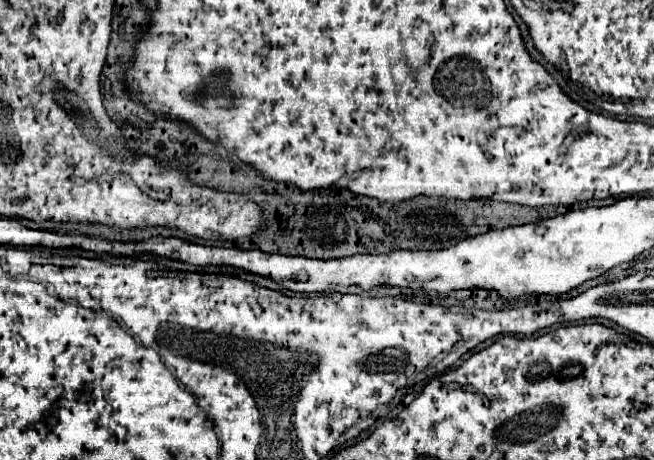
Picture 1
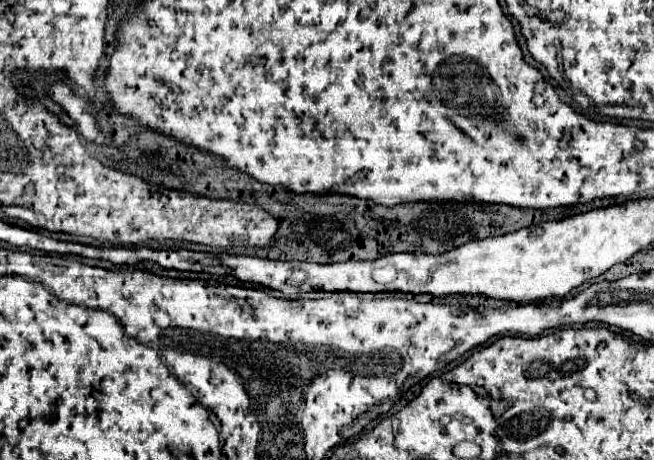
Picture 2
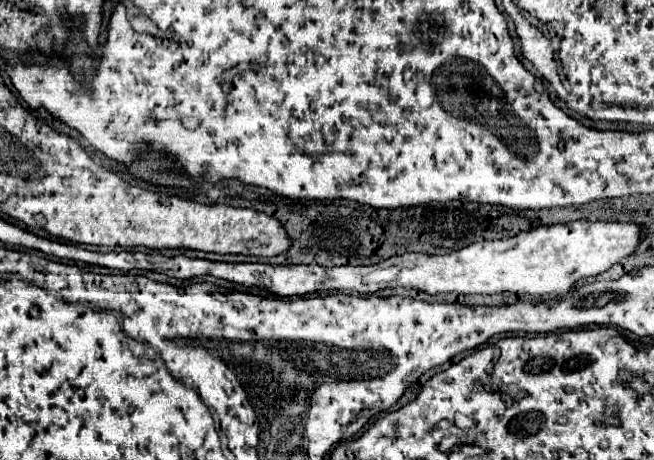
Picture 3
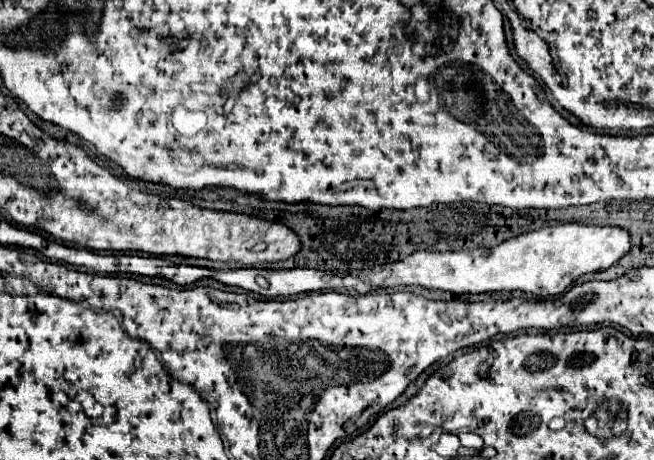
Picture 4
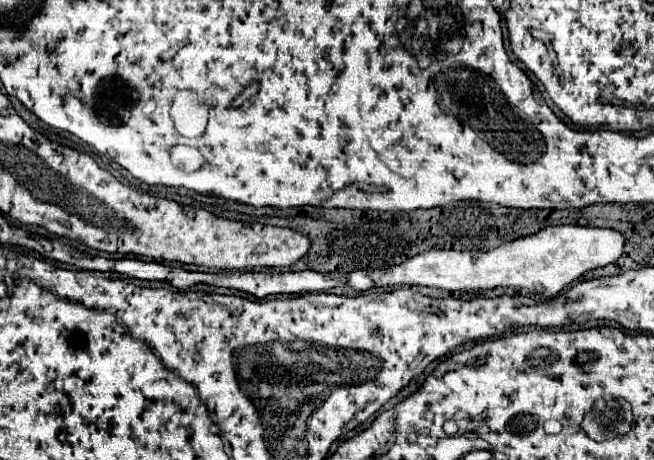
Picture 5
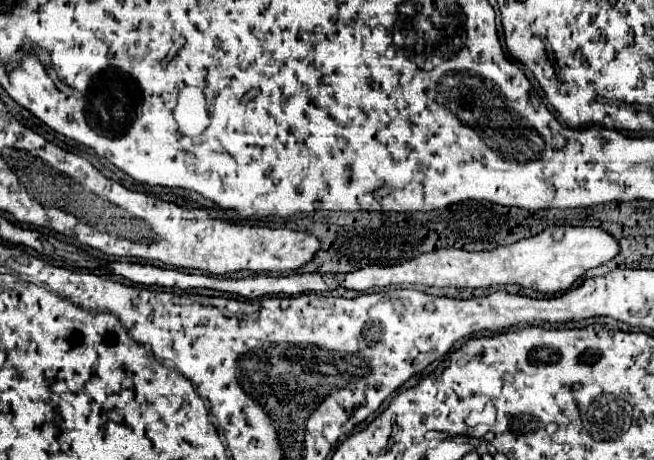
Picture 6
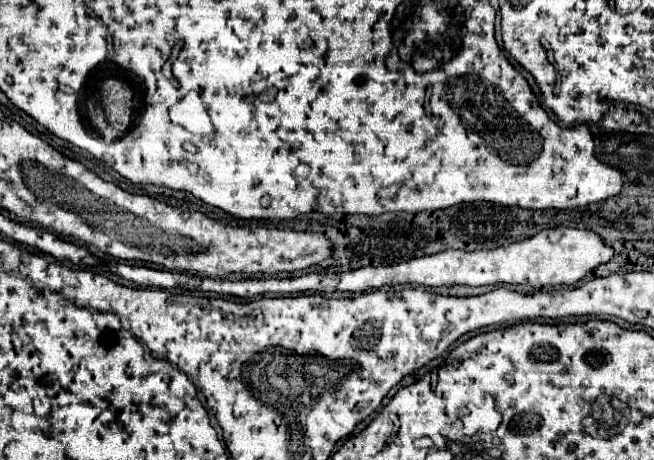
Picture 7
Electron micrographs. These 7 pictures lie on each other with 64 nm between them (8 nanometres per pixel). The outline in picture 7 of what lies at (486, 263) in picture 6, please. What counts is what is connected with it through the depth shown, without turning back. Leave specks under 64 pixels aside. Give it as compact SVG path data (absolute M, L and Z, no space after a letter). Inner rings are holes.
M566 228L558 242L550 242L546 232L538 232L522 242L494 248L488 252L464 252L464 250L444 250L438 254L412 258L410 262L394 266L368 266L352 272L340 274L340 290L364 292L380 286L396 284L420 284L420 286L488 286L488 284L528 284L536 290L546 286L574 286L586 272L608 262L614 250L596 232Z

